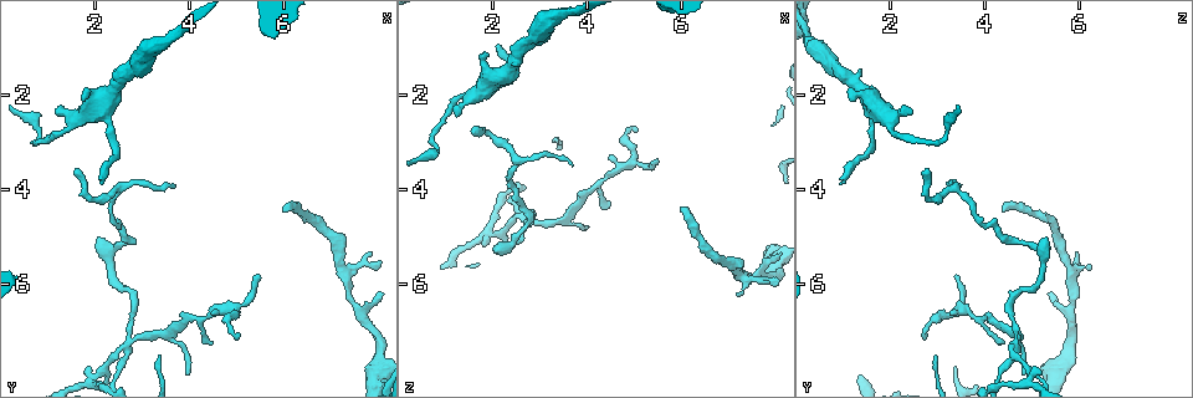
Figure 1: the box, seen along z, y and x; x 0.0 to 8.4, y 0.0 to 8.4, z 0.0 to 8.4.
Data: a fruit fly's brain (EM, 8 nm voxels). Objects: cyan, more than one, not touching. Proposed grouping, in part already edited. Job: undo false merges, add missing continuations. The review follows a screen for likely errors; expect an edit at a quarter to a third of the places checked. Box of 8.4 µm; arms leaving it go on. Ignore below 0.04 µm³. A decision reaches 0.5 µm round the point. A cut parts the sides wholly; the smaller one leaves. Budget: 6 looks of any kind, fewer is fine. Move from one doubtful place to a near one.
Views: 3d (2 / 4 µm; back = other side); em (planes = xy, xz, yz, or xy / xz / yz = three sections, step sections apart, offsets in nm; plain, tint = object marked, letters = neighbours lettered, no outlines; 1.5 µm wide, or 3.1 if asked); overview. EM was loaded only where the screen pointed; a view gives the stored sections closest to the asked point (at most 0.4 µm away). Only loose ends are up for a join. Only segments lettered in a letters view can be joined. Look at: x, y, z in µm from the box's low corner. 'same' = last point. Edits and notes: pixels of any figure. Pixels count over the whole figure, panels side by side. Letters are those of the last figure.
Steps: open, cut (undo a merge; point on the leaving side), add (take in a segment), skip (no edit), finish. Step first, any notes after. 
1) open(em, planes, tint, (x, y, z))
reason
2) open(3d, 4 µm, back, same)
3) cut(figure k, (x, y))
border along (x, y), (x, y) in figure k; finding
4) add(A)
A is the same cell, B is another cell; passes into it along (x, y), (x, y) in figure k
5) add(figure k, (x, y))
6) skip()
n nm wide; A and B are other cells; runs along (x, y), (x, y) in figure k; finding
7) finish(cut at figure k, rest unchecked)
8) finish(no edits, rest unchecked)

open(em, yz, step 8, letters, (2.15, 3.85, 1.00))
tapers out

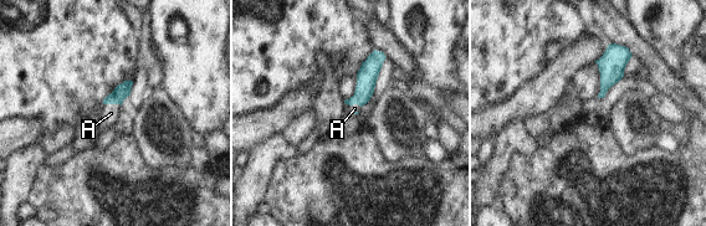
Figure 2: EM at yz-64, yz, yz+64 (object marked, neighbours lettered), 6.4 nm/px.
add(A)
A is the same cell; passes into it along (122, 91), (112, 103), (111, 113) in figure 2; it goes on there

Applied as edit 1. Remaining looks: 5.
open(em, planes, letters, (5.95, 4.45, 4.35))
thin end

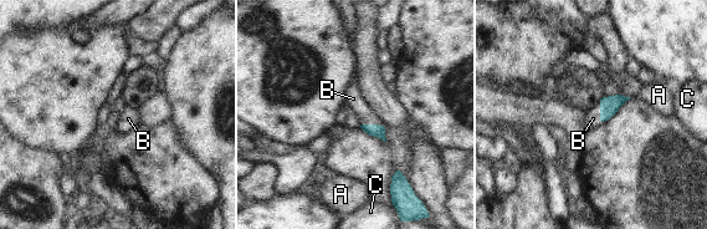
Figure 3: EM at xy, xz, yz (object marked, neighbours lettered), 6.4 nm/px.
add(B)
B touches over 140 nm; B is the same cell, A and C are other cells; it goes on there

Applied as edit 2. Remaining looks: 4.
open(em, planes, letters, (1.85, 1.95, 1.15))

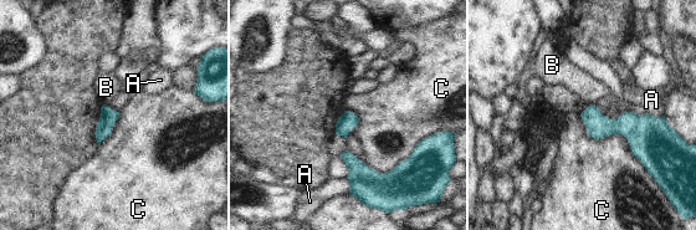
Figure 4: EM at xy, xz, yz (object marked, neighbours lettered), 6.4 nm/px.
skip()
A, B and C are other cells; border along (579, 114), (651, 175) in figure 4; none of them fits

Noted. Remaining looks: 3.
finish(add at figure 2, add at figure 3, rest unchecked)

